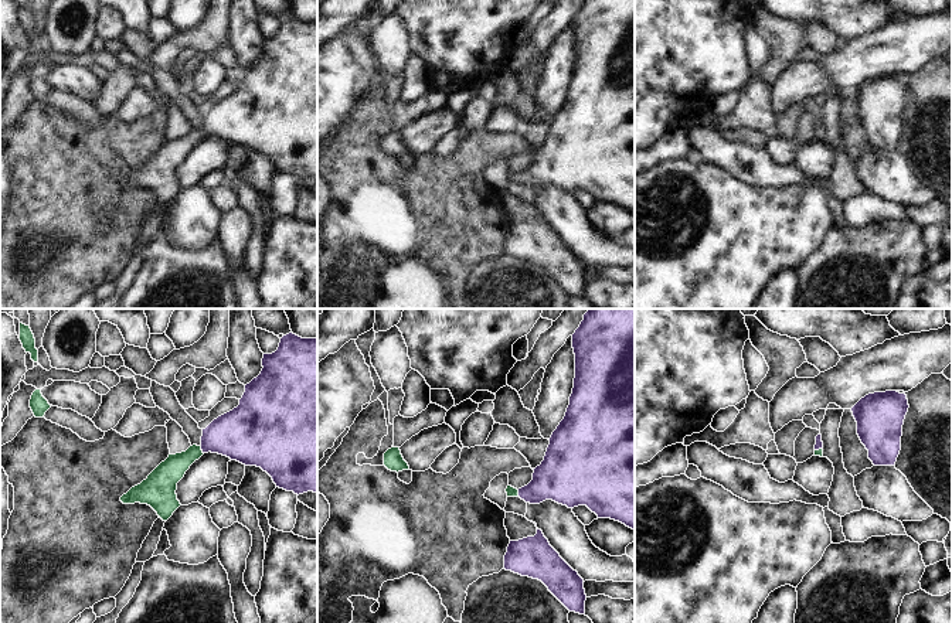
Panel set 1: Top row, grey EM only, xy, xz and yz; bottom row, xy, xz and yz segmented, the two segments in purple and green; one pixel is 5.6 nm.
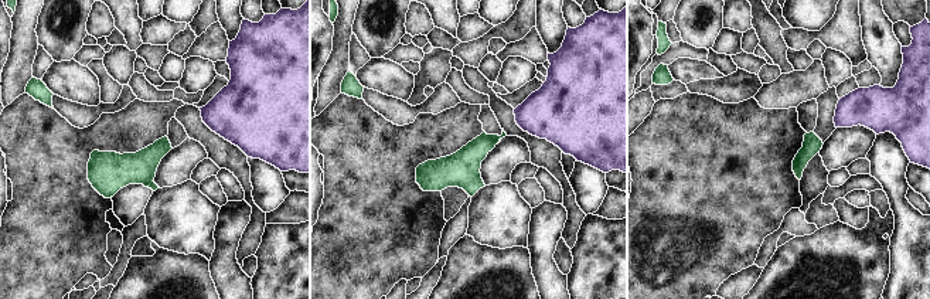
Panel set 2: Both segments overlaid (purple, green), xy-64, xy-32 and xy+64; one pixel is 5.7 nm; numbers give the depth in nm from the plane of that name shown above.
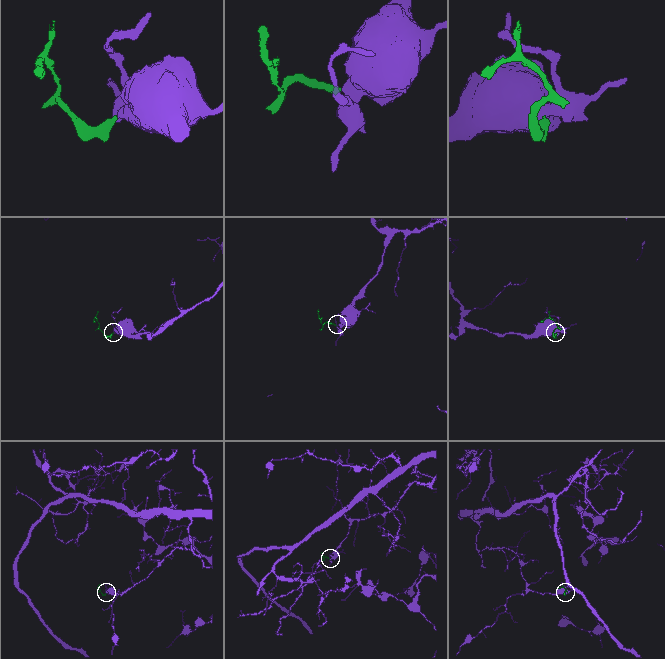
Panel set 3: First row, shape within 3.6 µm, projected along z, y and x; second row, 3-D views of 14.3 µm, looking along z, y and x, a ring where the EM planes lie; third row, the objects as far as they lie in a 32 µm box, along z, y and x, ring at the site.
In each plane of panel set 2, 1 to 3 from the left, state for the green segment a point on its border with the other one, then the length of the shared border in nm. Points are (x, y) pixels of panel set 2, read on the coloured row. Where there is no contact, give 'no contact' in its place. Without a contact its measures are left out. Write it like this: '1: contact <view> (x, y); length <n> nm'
1: no contact
2: no contact
3: no contact

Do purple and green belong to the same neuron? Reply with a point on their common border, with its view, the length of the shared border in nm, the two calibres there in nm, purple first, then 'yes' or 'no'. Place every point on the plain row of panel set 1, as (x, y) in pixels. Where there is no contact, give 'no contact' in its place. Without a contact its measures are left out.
meets purple in xy at (201, 132); contact 50 nm long; 300 nm thick on the purple side, 150 nm on the other; yes

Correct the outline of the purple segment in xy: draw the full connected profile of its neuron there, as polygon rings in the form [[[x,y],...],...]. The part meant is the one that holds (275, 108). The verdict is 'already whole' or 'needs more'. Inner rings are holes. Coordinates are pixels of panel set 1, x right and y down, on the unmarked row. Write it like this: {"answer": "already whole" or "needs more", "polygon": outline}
{"answer": "needs more", "polygon": [[[289,16],[272,37],[264,37],[262,54],[249,67],[232,93],[203,112],[201,127],[169,137],[140,167],[120,180],[123,187],[147,187],[167,204],[181,188],[177,166],[204,136],[218,136],[245,149],[266,154],[276,170],[295,177],[317,176],[317,20],[302,21]]]}

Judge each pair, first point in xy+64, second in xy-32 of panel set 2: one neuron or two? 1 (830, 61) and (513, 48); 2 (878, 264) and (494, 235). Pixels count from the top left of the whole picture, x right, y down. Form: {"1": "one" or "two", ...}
{"1": "two", "2": "two"}

